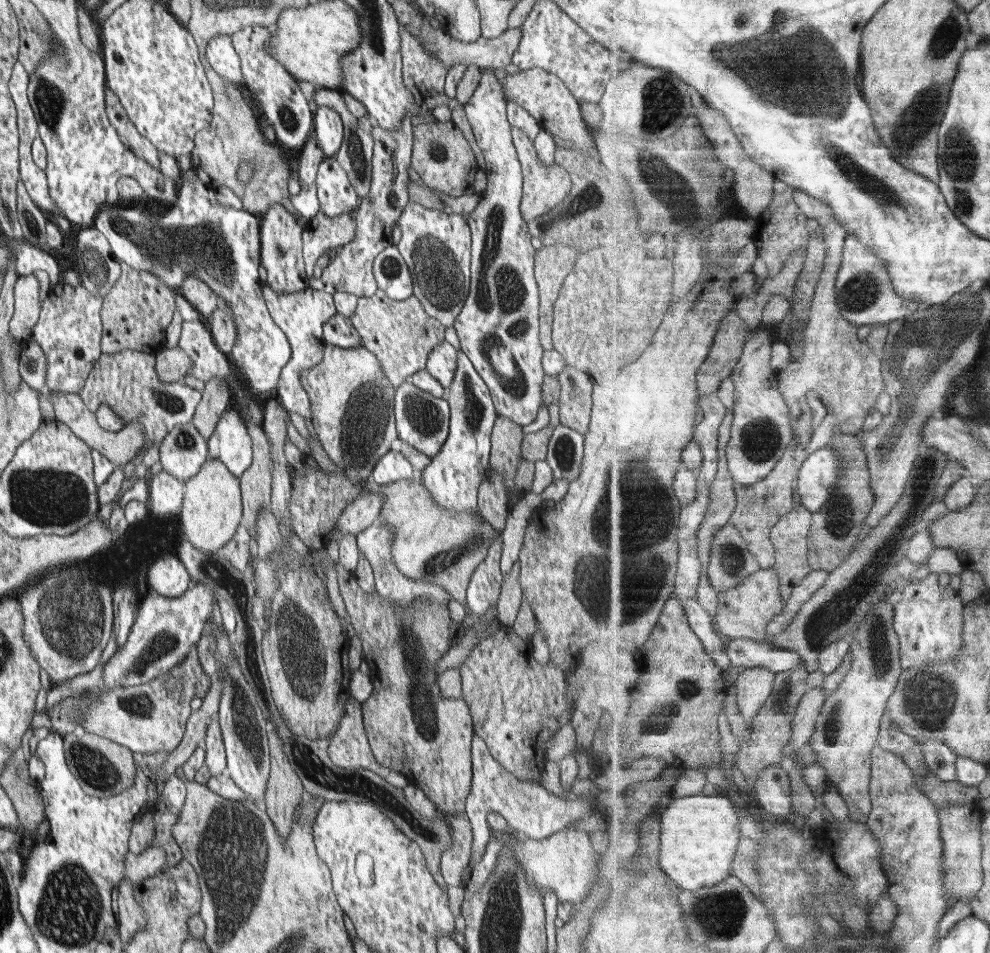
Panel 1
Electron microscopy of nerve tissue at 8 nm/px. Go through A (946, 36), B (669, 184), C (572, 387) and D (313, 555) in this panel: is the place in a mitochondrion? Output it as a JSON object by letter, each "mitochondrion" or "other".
{"A":"mitochondrion","B":"mitochondrion","C":"mitochondrion","D":"other"}

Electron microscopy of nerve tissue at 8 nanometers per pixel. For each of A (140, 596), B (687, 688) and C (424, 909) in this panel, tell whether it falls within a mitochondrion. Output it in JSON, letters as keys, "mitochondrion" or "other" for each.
{"A":"other","B":"mitochondrion","C":"other"}

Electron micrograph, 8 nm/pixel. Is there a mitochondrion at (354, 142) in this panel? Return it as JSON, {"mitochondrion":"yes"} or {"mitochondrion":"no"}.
{"mitochondrion":"yes"}

